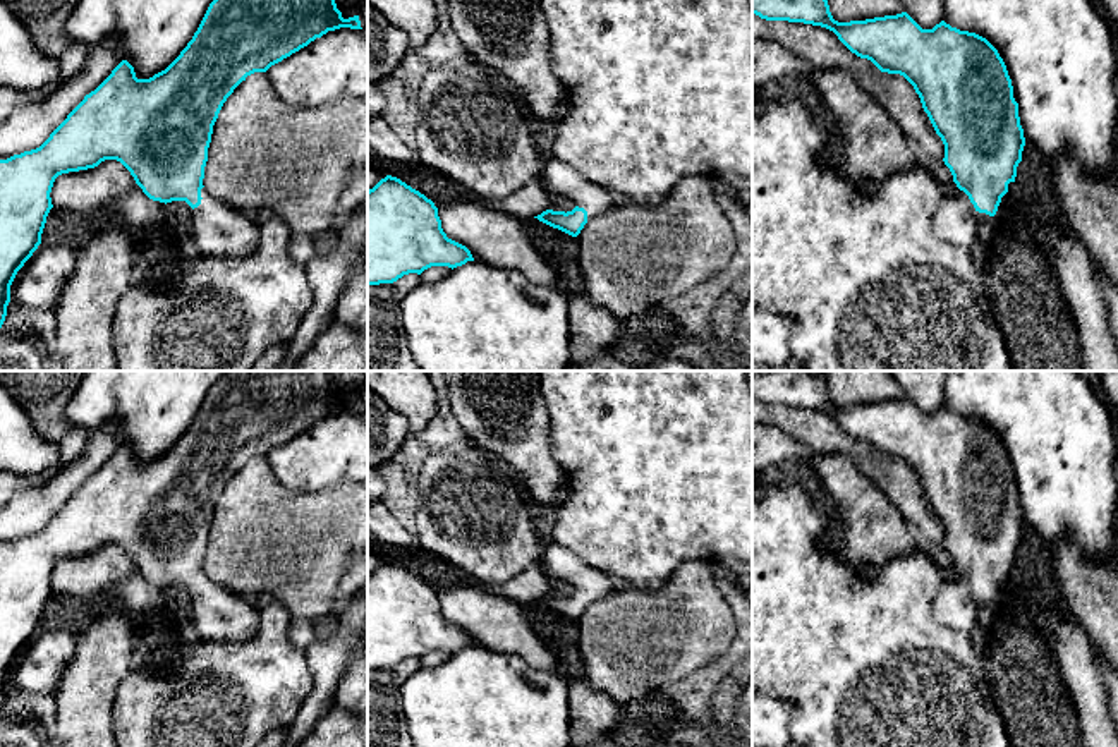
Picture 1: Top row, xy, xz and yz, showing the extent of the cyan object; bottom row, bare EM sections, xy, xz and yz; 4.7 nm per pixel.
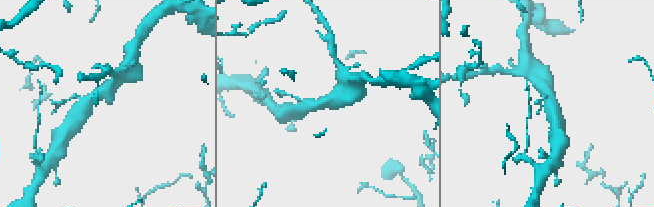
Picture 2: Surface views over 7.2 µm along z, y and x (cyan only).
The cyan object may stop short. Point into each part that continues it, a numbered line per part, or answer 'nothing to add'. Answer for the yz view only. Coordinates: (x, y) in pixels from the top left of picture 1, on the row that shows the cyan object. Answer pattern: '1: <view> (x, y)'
1: yz (955, 220)

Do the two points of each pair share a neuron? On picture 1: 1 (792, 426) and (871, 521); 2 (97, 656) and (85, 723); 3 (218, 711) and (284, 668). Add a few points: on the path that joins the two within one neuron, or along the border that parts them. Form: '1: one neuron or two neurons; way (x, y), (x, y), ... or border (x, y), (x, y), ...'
1: two neurons; border (814, 452), (844, 454), (854, 464)
2: one neuron; way (93, 674), (88, 682), (85, 706)
3: one neuron; way (234, 696), (268, 677)

